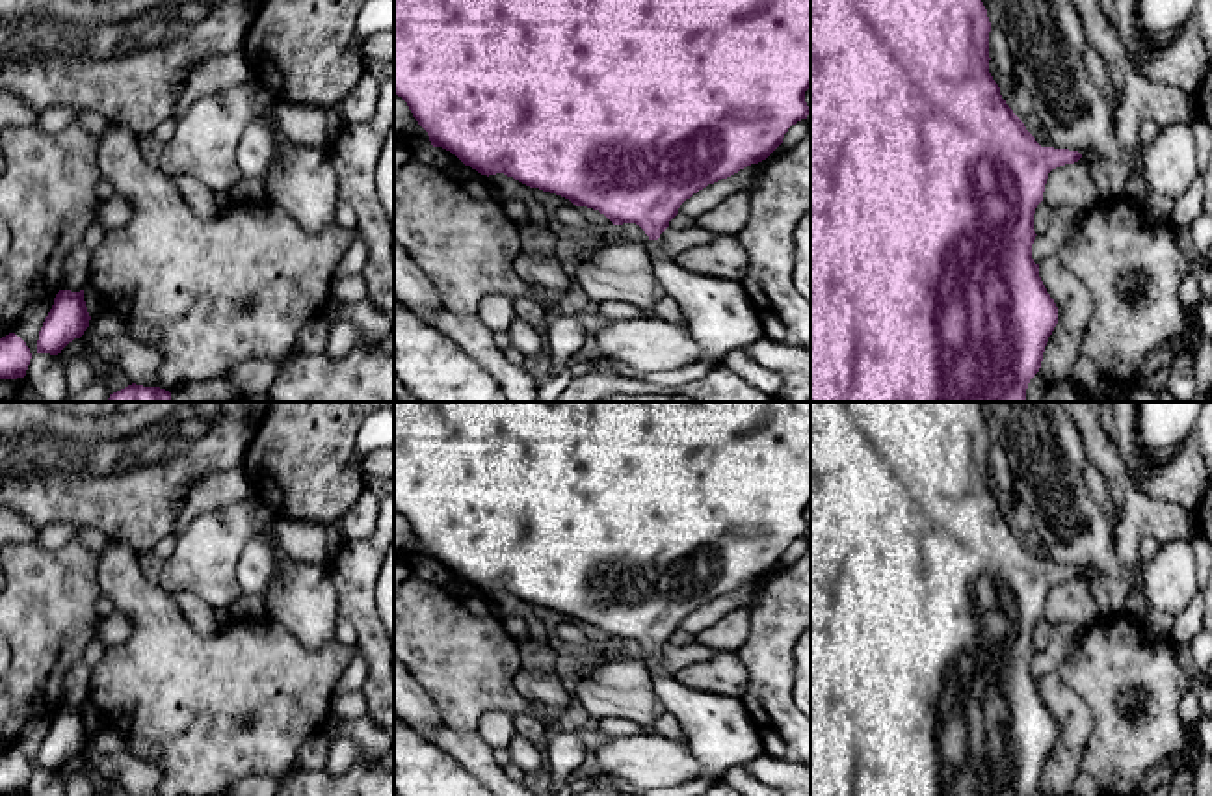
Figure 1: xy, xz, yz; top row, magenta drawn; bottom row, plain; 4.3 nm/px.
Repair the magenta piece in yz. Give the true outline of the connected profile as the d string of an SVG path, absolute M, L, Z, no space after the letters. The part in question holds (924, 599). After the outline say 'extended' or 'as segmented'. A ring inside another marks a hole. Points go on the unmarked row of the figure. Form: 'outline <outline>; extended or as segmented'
outline M810 402L810 796L1032 796L1058 740L1058 723L1047 709L1039 681L1032 675L1035 657L1034 630L1043 617L1048 590L1065 580L1086 580L1089 567L1054 564L1047 554L1034 554L1000 511L989 489L991 439L980 402Z; extended

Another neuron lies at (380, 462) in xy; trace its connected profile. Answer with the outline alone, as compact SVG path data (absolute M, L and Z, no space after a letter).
M394 446L377 448L361 459L364 476L394 480Z

